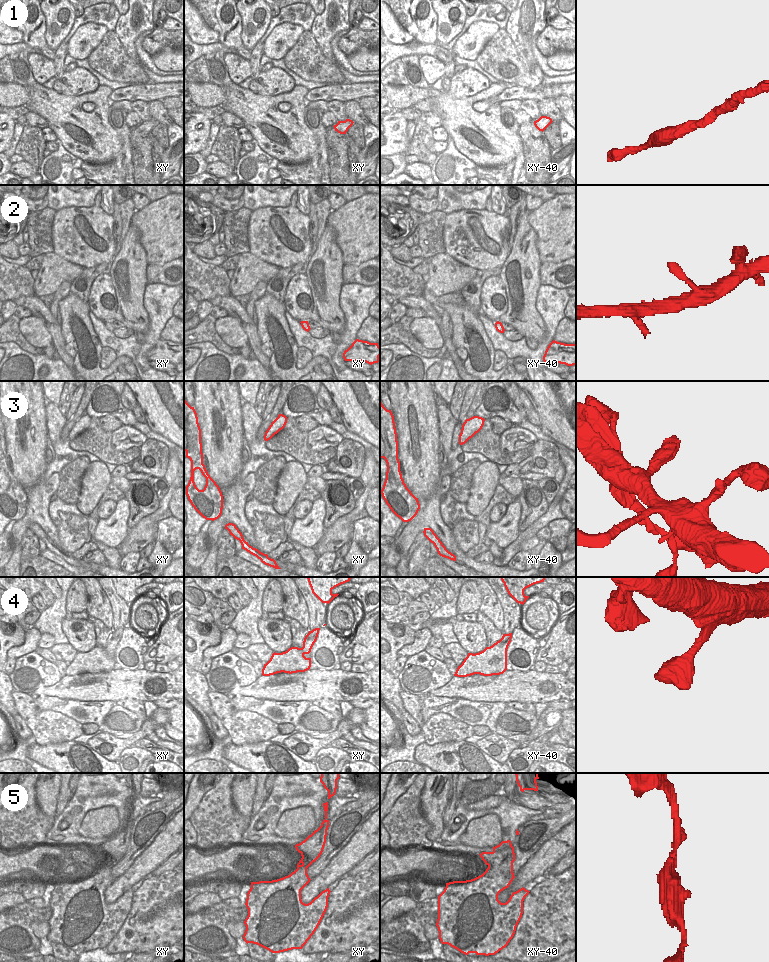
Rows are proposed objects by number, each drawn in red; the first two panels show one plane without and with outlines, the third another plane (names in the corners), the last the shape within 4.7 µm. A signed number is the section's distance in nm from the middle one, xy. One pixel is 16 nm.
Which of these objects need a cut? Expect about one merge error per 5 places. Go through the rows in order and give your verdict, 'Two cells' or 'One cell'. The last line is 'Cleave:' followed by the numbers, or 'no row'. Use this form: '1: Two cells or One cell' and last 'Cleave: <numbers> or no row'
1: One cell
2: One cell
3: Two cells
4: One cell
5: One cell
Cleave: 3

